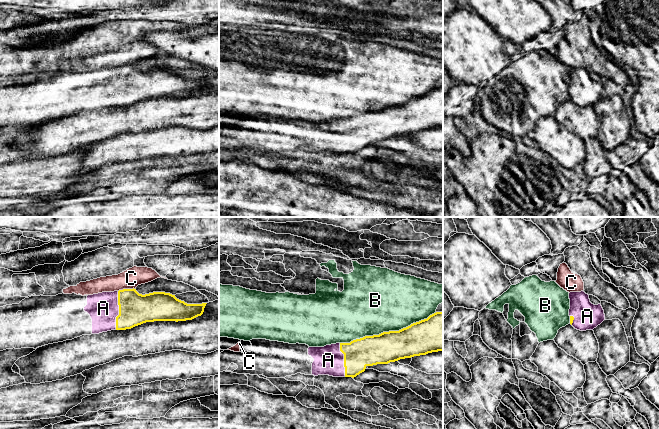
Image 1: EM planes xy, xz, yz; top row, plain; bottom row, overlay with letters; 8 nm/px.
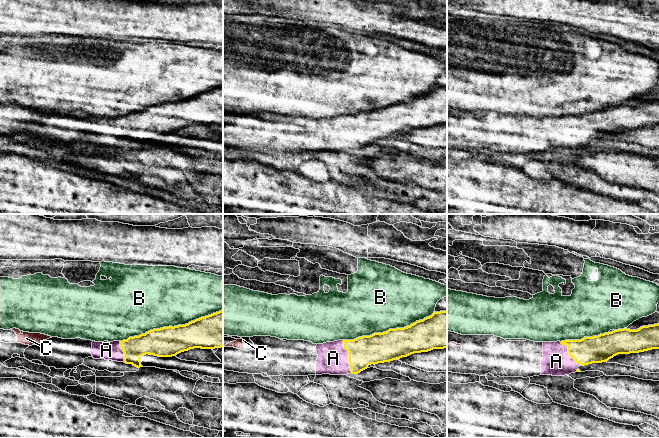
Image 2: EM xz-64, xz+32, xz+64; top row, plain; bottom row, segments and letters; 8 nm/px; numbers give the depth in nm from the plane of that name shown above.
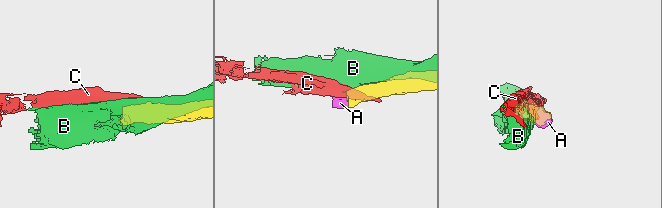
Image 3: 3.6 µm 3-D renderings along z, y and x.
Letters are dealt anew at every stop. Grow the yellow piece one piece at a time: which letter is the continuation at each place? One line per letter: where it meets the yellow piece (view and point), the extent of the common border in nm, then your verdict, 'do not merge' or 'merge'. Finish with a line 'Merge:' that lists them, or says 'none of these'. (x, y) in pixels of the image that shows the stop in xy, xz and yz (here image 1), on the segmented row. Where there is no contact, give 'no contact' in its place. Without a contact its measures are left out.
A: meets yellow in xy at (119, 310); contact 320 nm long; merge
B: meets yellow in xz at (389, 331); contact 800 nm long; do not merge
C: meets yellow in xy at (126, 289); contact 140 nm long; do not merge
Merge: A

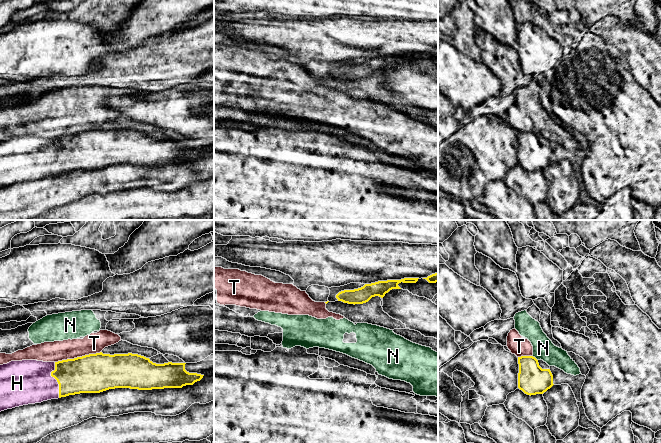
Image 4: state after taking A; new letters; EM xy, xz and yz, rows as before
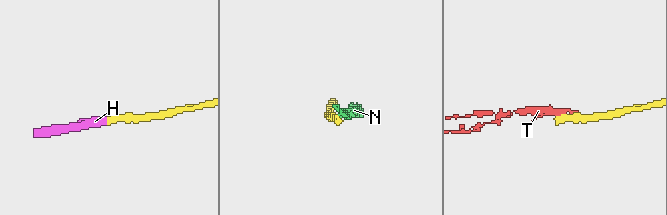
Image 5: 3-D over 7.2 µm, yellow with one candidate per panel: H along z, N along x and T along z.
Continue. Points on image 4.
H: meets yellow in xy at (56, 379); contact 300 nm long; merge
N: meets yellow in yz at (535, 358); contact 60 nm long; do not merge
T: meets yellow in xy at (78, 357); contact 380 nm long; do not merge
Merge: H

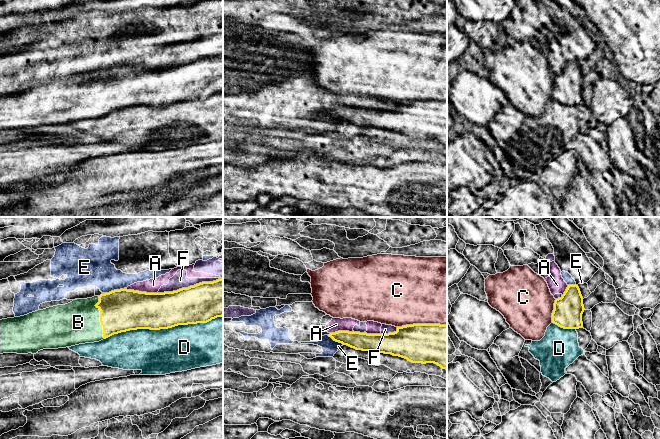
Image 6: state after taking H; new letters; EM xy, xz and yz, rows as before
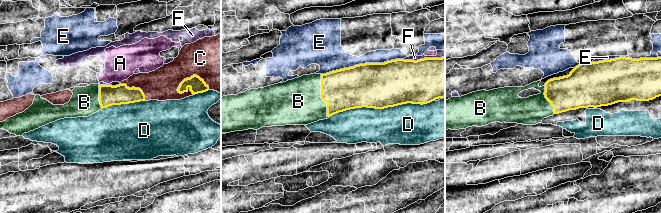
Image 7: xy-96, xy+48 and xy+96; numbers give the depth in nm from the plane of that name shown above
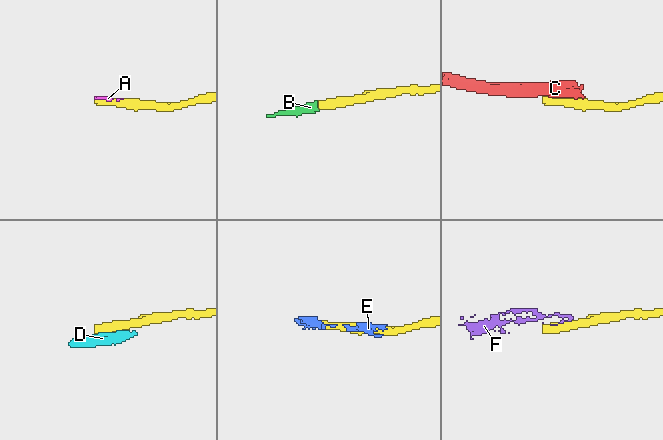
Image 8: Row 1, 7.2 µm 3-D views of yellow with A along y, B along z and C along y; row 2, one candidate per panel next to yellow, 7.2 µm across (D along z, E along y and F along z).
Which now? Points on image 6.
A: meets yellow in xy at (141, 292); contact 280 nm long; do not merge
B: meets yellow in xy at (100, 317); contact 340 nm long; merge
C: meets yellow in xz at (421, 324); contact 400 nm long; do not merge
D: meets yellow in xy at (163, 328); contact 950 nm long; do not merge
E: meets yellow in xy at (114, 290); contact 160 nm long; do not merge
F: meets yellow in xy at (190, 286); contact 550 nm long; do not merge
Merge: B

